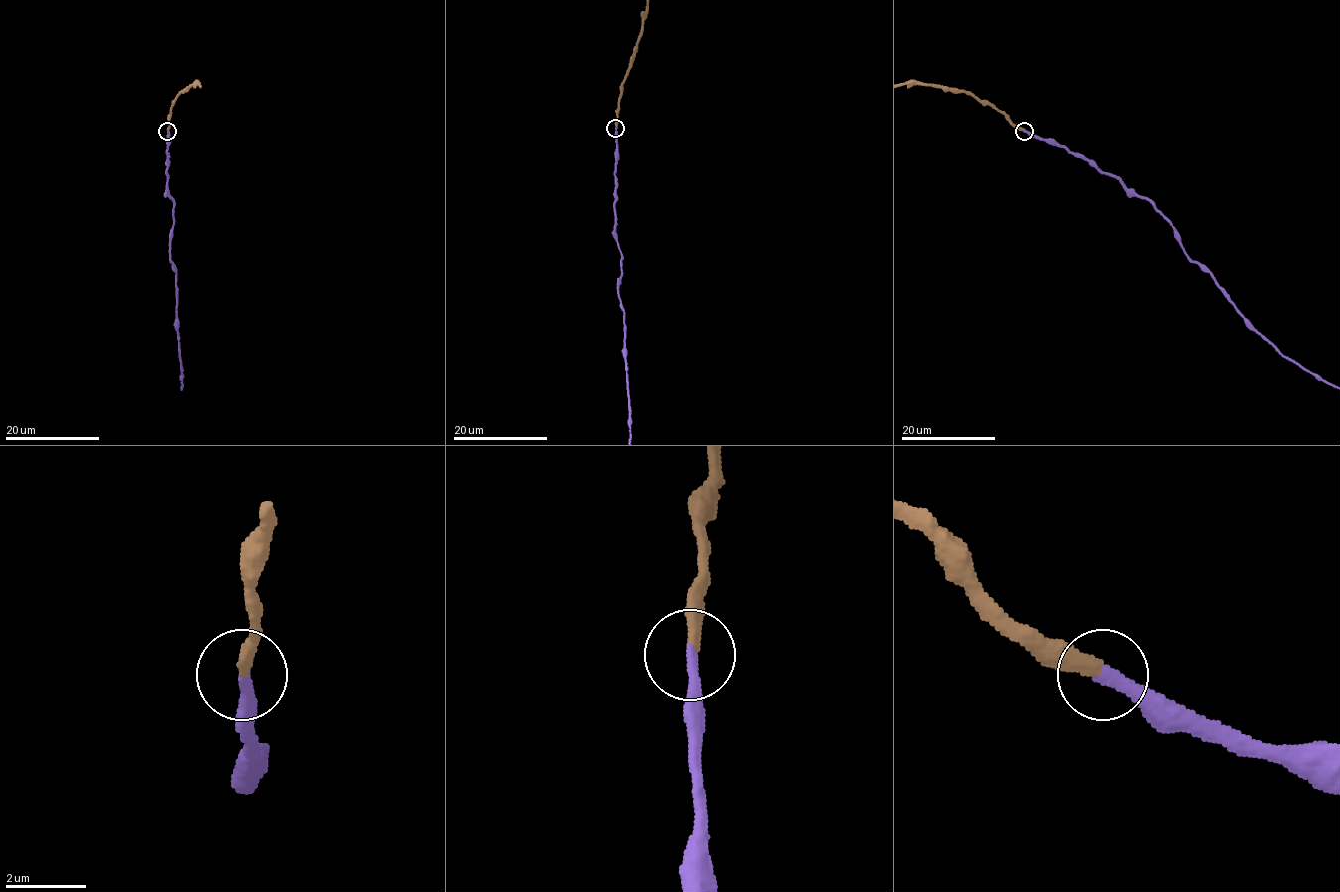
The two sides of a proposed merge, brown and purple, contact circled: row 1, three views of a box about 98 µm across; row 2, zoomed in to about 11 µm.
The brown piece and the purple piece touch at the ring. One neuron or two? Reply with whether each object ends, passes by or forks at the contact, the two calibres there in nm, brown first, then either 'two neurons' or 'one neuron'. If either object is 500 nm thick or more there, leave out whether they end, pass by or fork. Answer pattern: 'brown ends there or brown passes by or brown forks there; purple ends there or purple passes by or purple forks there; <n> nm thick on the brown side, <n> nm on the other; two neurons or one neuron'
brown ends there; purple ends there; 340 nm thick on the brown side, 320 nm on the other; one neuron

